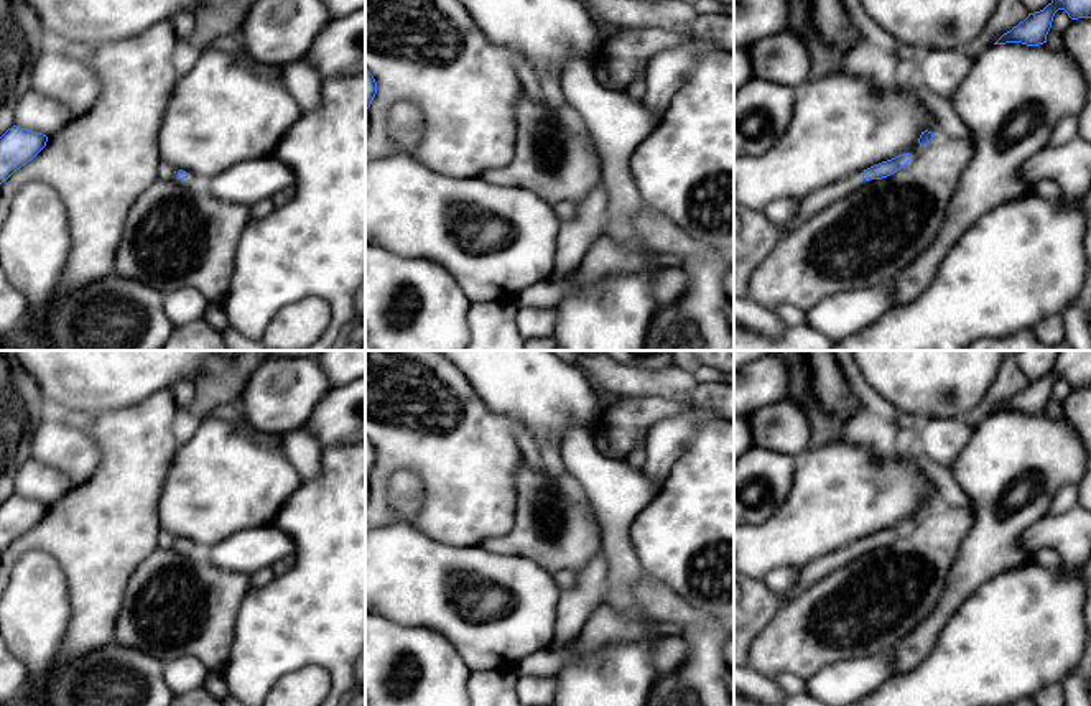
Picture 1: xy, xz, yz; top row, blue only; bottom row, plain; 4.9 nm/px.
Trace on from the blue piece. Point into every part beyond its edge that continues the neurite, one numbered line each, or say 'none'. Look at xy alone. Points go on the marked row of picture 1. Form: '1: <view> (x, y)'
1: xy (191, 181)

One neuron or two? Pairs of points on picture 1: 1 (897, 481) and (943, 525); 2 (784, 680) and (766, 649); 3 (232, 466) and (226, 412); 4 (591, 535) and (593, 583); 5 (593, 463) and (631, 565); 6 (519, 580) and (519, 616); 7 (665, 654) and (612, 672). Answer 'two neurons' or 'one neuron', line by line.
1: two neurons
2: two neurons
3: two neurons
4: two neurons
5: one neuron
6: one neuron
7: two neurons

